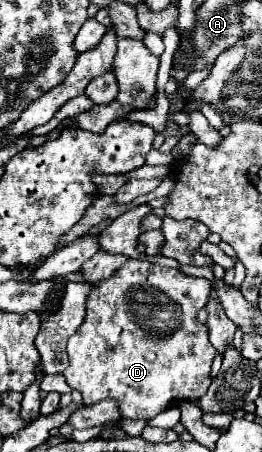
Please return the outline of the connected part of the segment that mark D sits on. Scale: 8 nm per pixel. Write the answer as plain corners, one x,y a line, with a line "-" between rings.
130,259
124,267
118,269
118,273
114,273
110,279
98,281
94,285
94,291
90,293
90,299
86,301
86,319
82,323
82,327
68,339
68,357
70,357
70,367
64,371
64,377
68,381
70,387
78,389
82,393
82,403
84,405
94,405
98,401
104,399
114,399
118,403
118,409
122,413
122,417
126,419
154,419
158,413
166,411
172,403
180,403
180,401
194,401
198,397
202,397
202,393
210,387
210,371
212,371
212,359
216,355
216,349
212,347
212,343
208,341
206,335
206,325
202,325
198,321
198,313
204,309
206,301
210,297
210,281
208,279
196,279
196,277
188,277
184,275
180,269
168,269
162,267
158,263
152,263
148,259

